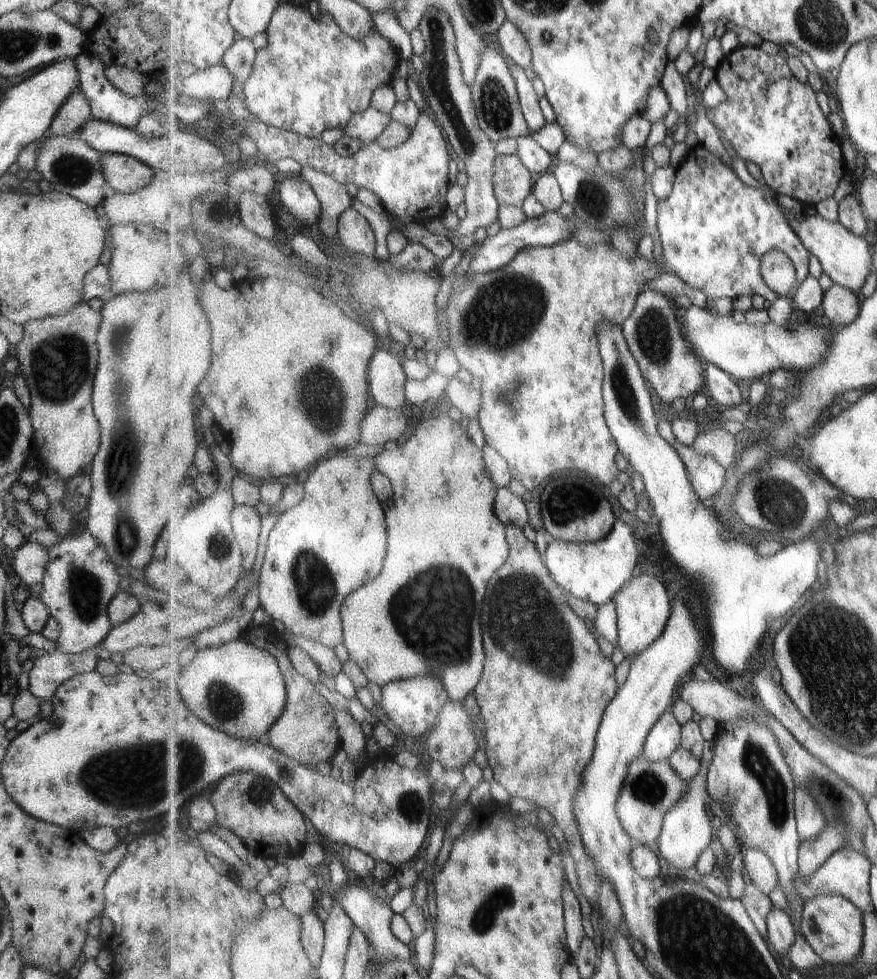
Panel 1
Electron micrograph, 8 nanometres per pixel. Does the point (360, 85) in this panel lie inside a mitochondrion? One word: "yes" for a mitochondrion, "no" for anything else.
no

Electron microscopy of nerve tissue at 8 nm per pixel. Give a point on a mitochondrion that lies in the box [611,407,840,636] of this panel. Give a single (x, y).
(781, 503)

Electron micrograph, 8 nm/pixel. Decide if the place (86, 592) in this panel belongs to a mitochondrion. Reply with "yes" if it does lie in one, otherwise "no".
yes

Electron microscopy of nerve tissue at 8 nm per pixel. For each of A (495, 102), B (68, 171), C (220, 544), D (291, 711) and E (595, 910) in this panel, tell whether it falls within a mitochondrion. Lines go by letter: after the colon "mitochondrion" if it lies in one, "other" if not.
A: mitochondrion
B: mitochondrion
C: mitochondrion
D: other
E: other

